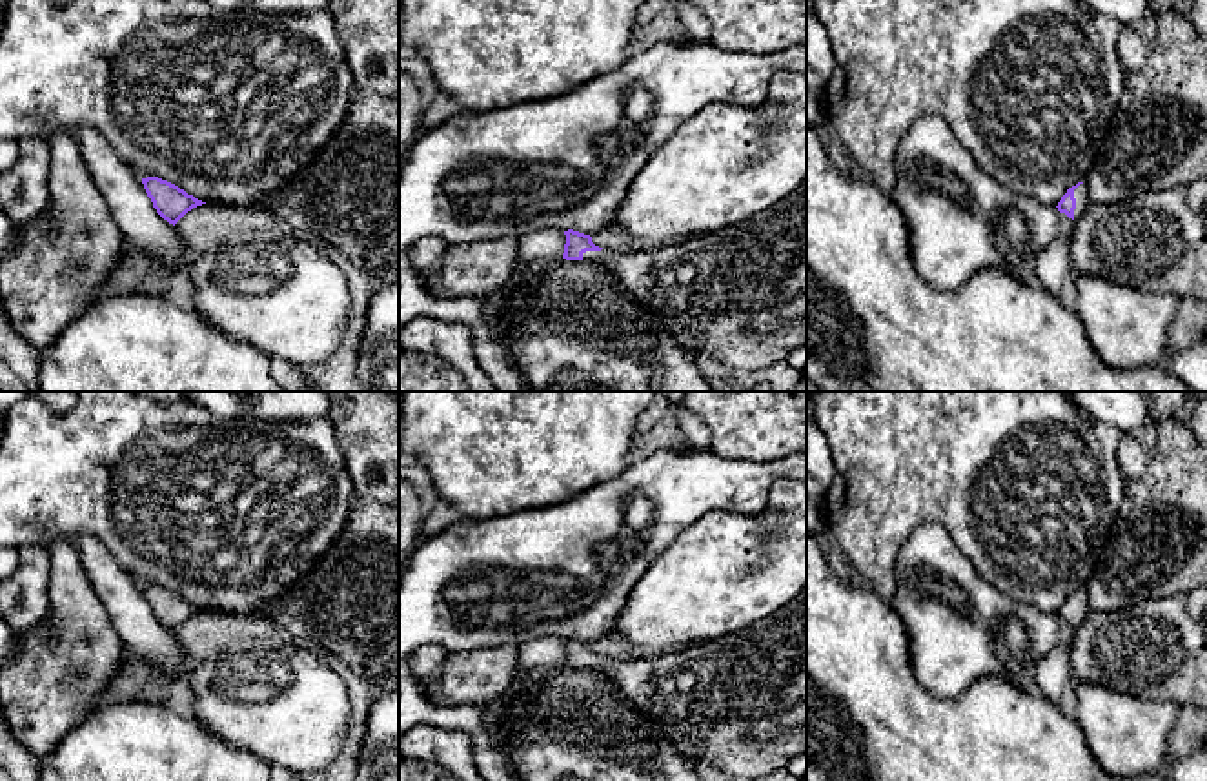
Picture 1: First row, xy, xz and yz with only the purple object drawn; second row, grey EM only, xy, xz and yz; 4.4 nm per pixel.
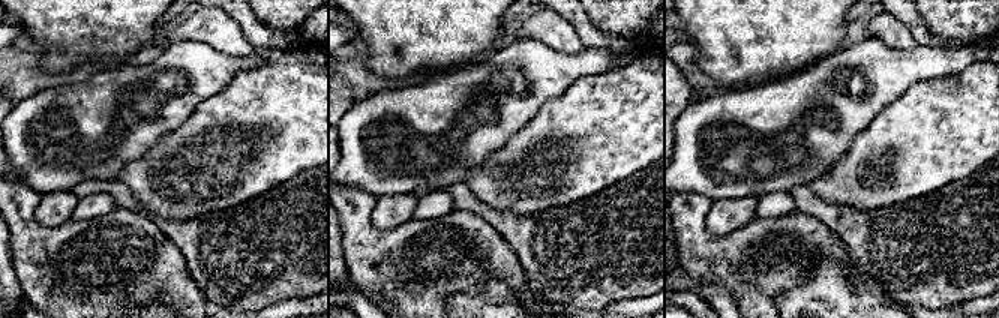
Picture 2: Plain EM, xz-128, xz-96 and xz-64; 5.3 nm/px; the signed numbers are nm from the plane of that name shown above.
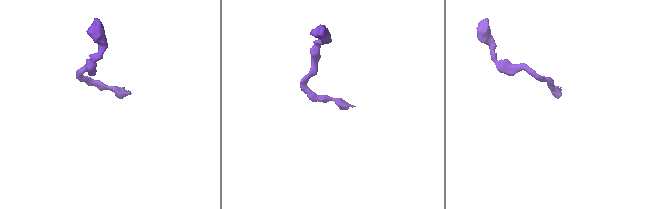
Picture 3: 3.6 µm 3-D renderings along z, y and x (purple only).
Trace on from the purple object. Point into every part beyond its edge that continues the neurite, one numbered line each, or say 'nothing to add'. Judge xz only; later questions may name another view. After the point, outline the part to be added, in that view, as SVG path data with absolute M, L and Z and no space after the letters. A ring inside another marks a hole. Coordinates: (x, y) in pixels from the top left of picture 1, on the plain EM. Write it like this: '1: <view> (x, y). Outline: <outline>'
1: xz (738, 703). Outline: M806 586L785 608L756 624L683 652L635 661L586 659L583 668L608 677L677 750L725 776L766 777L806 752Z

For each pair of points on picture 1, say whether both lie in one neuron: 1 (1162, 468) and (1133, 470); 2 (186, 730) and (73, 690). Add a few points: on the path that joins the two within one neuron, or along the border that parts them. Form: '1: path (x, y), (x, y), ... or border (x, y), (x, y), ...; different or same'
1: border (1149, 456), (1146, 470), (1127, 481); different
2: border (91, 709), (62, 740); different

